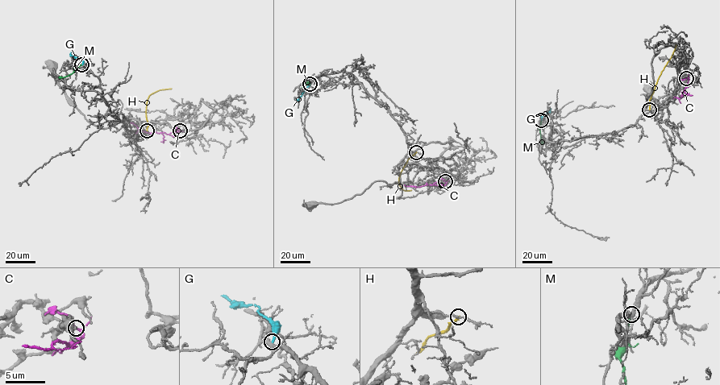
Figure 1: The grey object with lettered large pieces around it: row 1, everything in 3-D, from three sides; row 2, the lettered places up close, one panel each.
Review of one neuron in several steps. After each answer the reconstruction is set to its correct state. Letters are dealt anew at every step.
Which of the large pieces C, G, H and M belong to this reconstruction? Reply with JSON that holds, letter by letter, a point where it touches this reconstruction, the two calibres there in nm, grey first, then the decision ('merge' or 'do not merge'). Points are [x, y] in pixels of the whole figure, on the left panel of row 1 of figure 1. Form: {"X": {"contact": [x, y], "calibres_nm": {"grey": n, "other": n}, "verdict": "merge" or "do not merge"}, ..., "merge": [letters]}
{"C": {"contact": [180, 130], "calibres_nm": {"grey": 130, "other": 170}, "verdict": "do not merge"}, "G": {"contact": [82, 64], "calibres_nm": {"grey": 360, "other": 240}, "verdict": "do not merge"}, "H": {"contact": [147, 130], "calibres_nm": {"grey": 200, "other": 220}, "verdict": "do not merge"}, "M": {"contact": [81, 64], "calibres_nm": {"grey": 340, "other": 200}, "verdict": "do not merge"}, "merge": []}

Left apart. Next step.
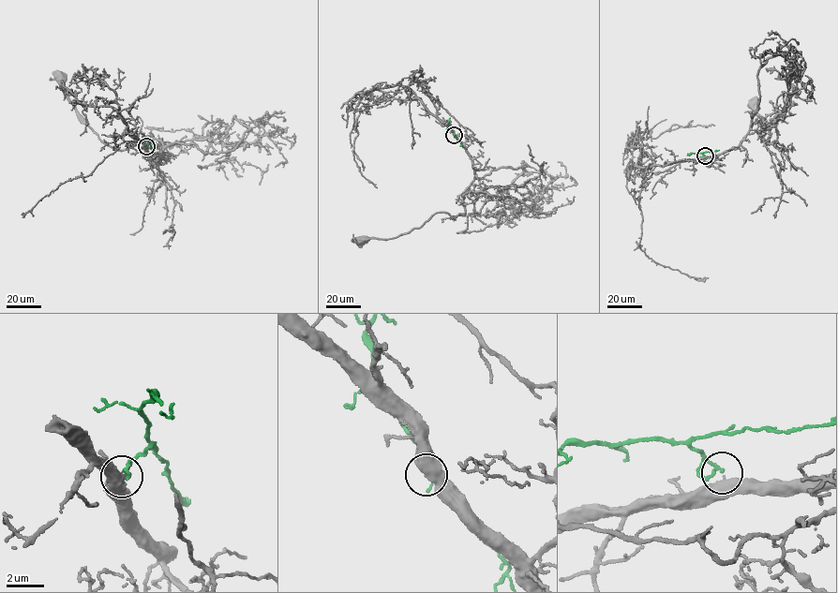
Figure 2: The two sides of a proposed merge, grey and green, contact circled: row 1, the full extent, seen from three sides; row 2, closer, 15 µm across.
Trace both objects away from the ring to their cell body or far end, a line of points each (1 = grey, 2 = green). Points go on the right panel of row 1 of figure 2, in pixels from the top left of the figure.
1: (705, 155), (734, 149), (752, 125), (777, 111), (775, 140), (766, 145), (770, 134), (767, 122), (753, 104)
2: (705, 155), (700, 153), (687, 155)

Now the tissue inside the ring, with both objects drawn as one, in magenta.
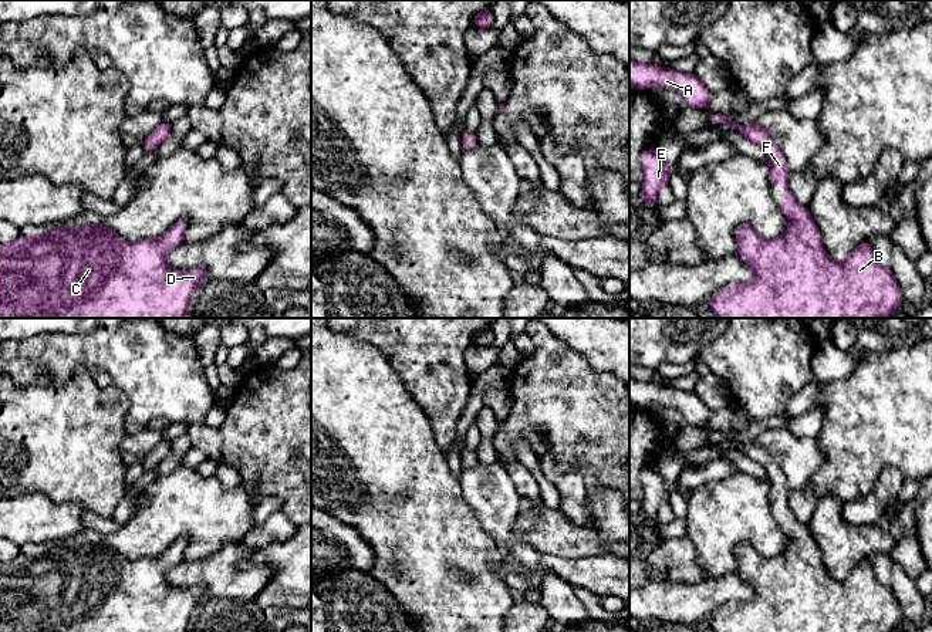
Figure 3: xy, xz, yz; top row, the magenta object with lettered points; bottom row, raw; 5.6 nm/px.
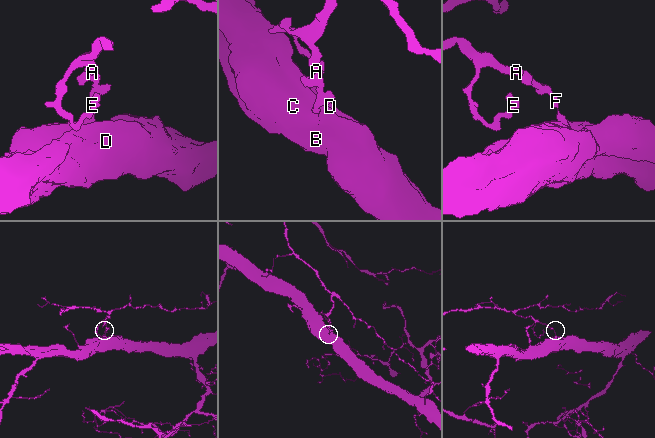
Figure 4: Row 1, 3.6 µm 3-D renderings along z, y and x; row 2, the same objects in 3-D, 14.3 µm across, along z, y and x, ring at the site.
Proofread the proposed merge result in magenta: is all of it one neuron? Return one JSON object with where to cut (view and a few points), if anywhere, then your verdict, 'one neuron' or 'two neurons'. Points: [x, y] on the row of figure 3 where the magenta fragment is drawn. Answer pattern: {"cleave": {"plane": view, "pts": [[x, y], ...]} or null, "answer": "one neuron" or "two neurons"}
{"cleave": null, "answer": "one neuron"}

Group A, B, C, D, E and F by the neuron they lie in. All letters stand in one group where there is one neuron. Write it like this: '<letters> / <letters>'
A B C D E F

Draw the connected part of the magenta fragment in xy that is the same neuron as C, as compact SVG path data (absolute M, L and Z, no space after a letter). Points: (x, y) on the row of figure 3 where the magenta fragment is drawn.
M178 220L163 234L156 239L145 239L135 243L124 240L105 224L82 224L80 227L50 229L37 236L26 237L20 234L7 244L0 244L0 318L185 318L190 298L197 287L206 280L206 271L202 267L192 270L170 268L166 263L168 253L182 244L188 222Z

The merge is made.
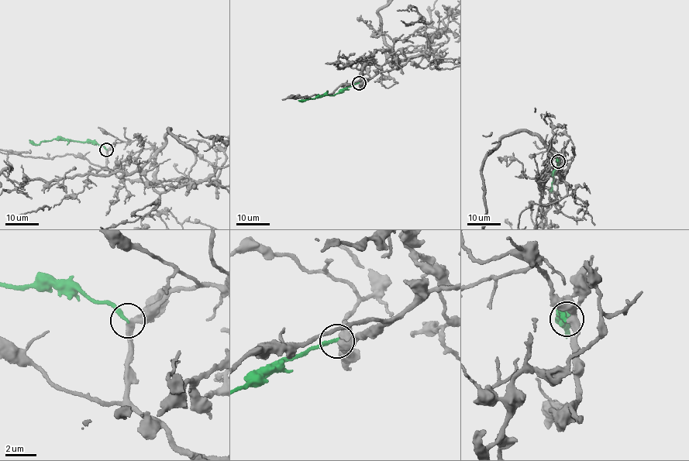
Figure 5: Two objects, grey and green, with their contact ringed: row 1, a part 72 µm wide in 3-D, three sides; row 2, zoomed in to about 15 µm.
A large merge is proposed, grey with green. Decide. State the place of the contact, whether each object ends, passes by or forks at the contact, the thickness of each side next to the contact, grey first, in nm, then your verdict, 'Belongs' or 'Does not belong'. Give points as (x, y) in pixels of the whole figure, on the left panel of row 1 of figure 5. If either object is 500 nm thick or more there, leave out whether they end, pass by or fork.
Place: (106, 149). At the ring grey forks. At the ring green ends. Thickness 320 nm (grey) against 240 nm. Belongs

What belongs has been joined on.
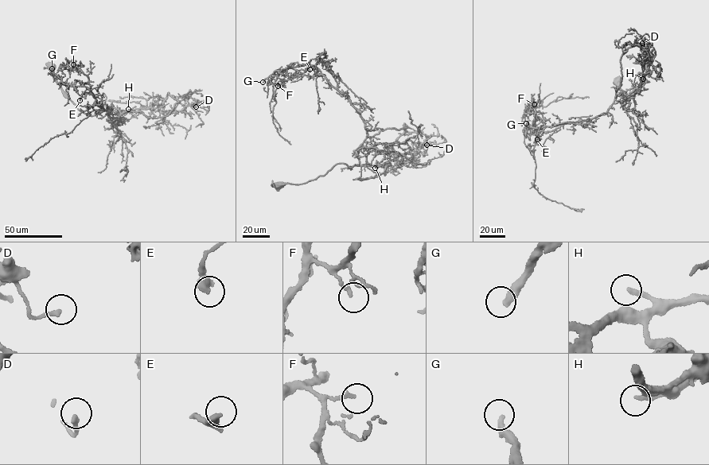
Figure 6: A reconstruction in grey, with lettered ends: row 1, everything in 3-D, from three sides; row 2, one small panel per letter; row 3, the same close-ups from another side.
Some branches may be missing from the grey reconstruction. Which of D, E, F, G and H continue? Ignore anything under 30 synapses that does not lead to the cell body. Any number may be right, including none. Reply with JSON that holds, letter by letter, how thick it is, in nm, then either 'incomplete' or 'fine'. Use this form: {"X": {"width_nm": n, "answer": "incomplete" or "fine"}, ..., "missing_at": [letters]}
{"D": {"width_nm": 220, "answer": "fine"}, "E": {"width_nm": 400, "answer": "fine"}, "F": {"width_nm": 200, "answer": "fine"}, "G": {"width_nm": 340, "answer": "incomplete"}, "H": {"width_nm": 220, "answer": "incomplete"}, "missing_at": ["G", "H"]}

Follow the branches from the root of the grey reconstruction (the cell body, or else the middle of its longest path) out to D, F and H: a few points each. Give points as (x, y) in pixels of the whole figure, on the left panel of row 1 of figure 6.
D: (51, 67), (63, 94), (90, 115), (110, 108), (126, 111), (155, 108), (162, 102), (165, 114), (196, 106)
F: (51, 67), (78, 110), (93, 116), (113, 106), (115, 119), (73, 64)
H: (51, 67), (51, 73), (62, 93), (86, 114), (93, 116), (110, 108), (116, 111), (128, 109)

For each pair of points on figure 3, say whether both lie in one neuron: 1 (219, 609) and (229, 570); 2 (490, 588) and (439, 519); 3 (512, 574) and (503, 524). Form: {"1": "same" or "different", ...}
{"1": "different", "2": "same", "3": "different"}

